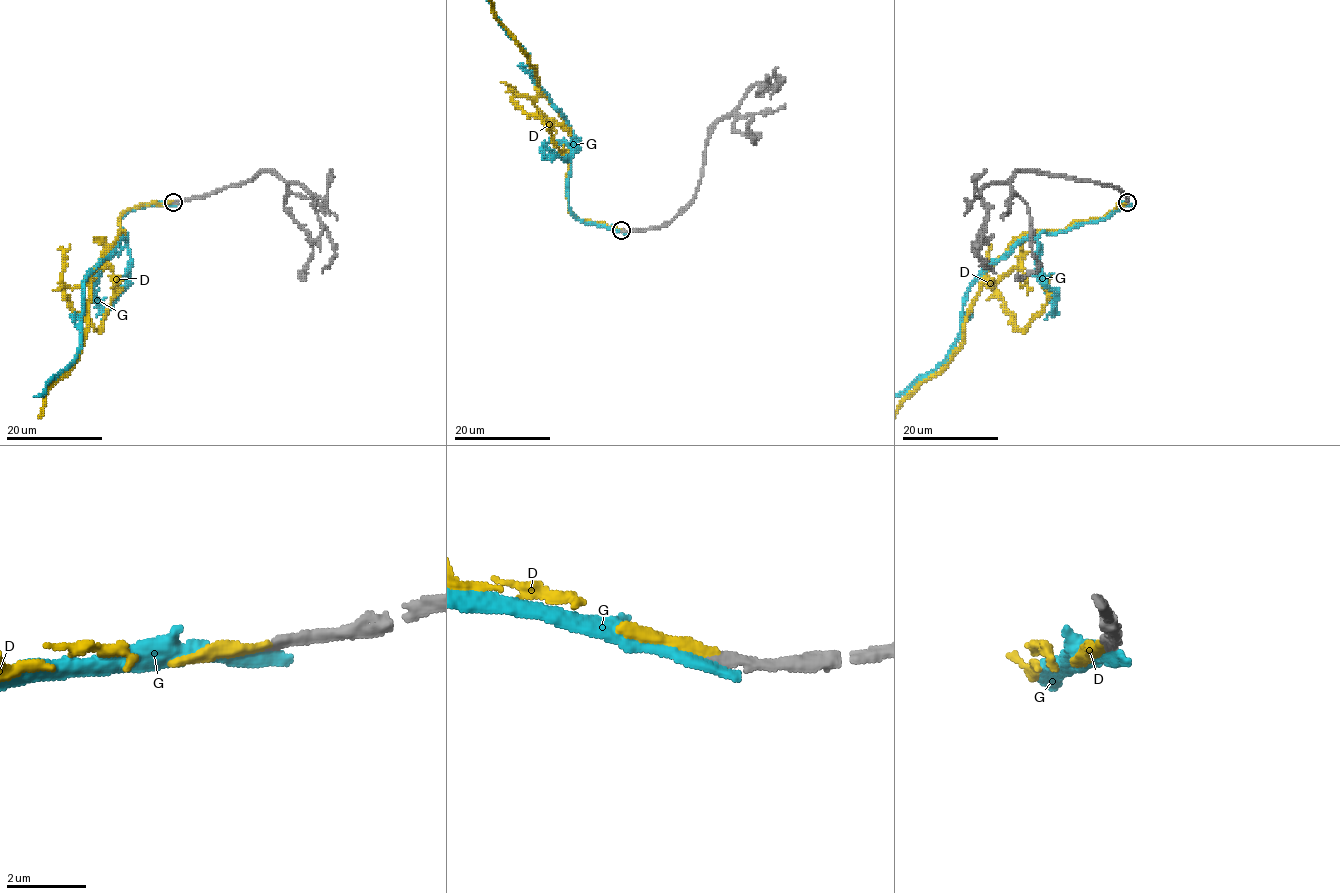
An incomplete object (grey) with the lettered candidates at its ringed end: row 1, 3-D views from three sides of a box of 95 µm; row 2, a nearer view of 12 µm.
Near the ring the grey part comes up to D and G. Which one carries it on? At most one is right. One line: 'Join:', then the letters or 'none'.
Join: D

